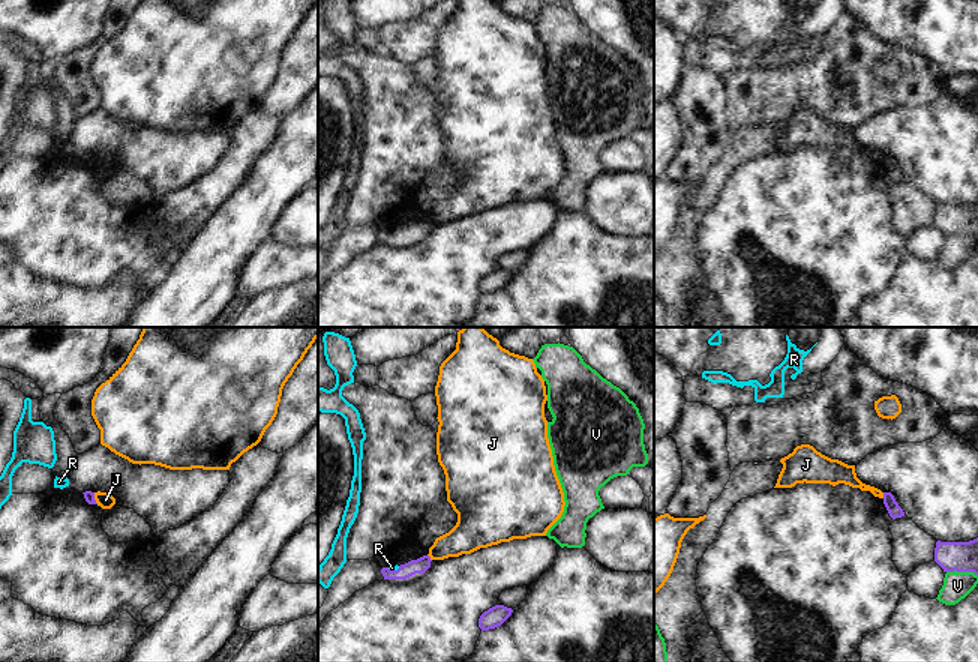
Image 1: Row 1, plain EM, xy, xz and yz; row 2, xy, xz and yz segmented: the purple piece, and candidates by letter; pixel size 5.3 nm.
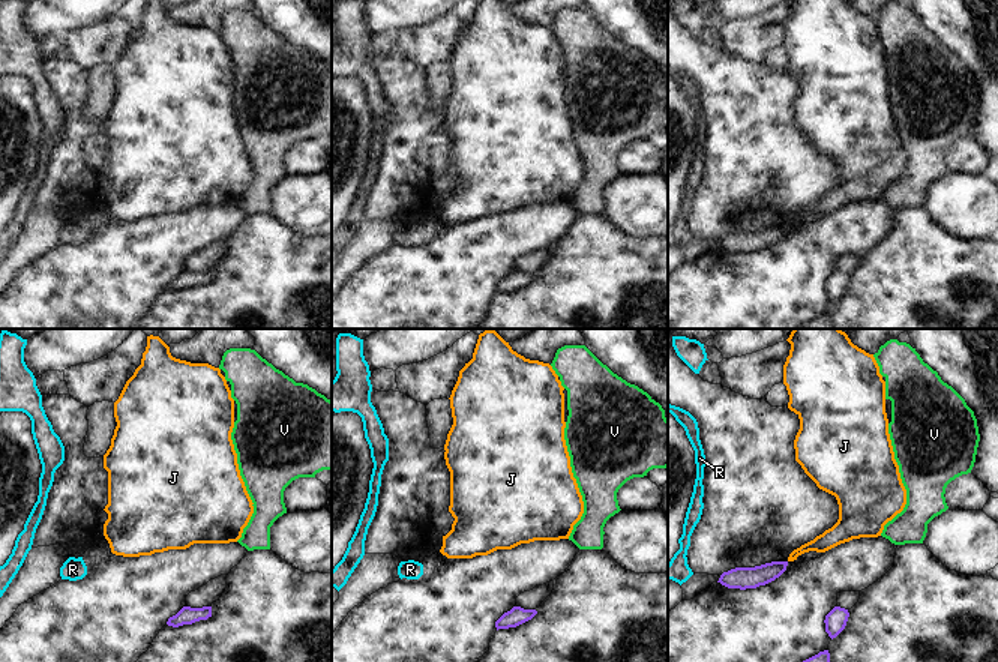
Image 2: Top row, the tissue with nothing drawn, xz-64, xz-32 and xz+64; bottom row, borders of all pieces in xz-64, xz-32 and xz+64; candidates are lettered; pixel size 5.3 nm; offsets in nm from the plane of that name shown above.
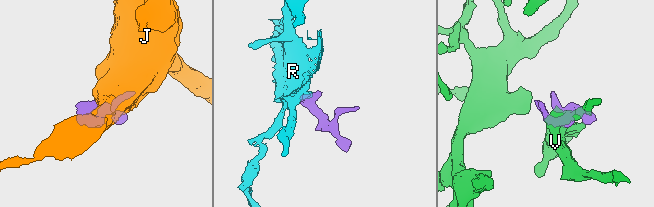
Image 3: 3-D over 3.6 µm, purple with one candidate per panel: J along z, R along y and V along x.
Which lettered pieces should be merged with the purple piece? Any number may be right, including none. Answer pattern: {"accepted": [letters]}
{"accepted": ["R"]}

